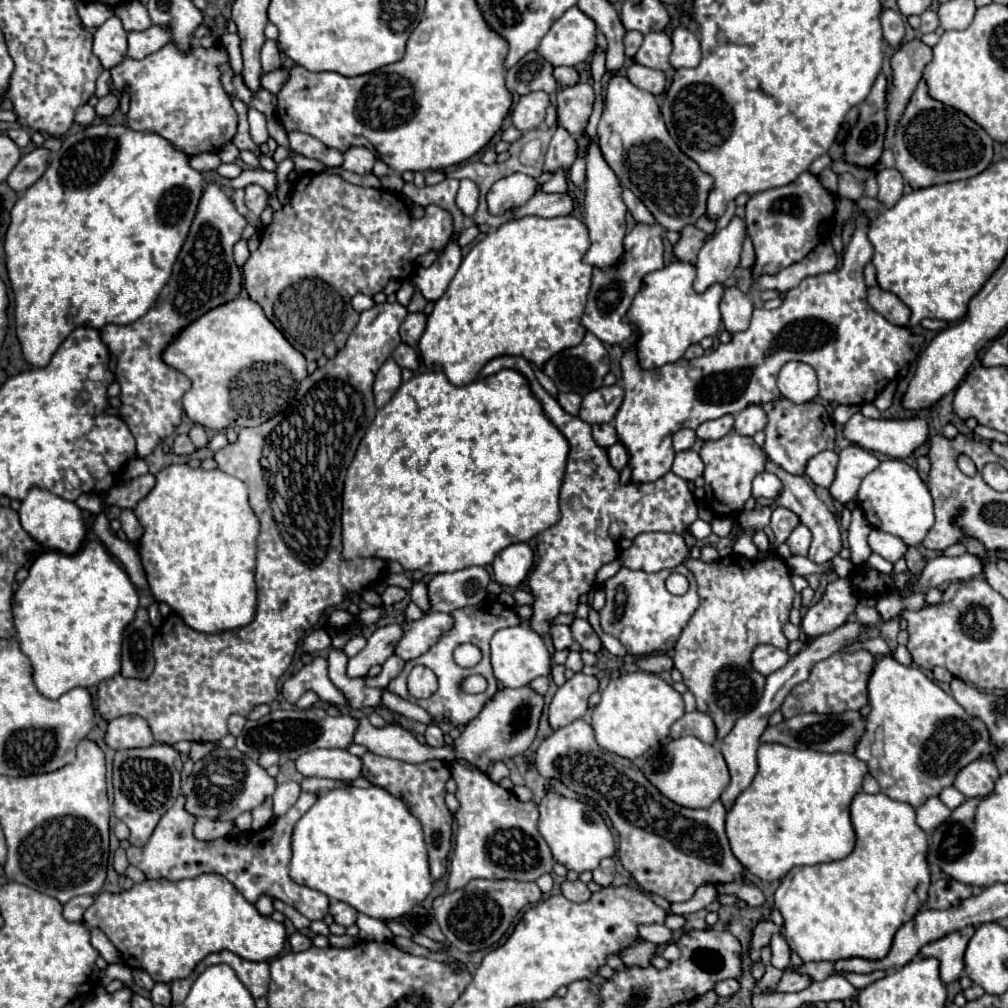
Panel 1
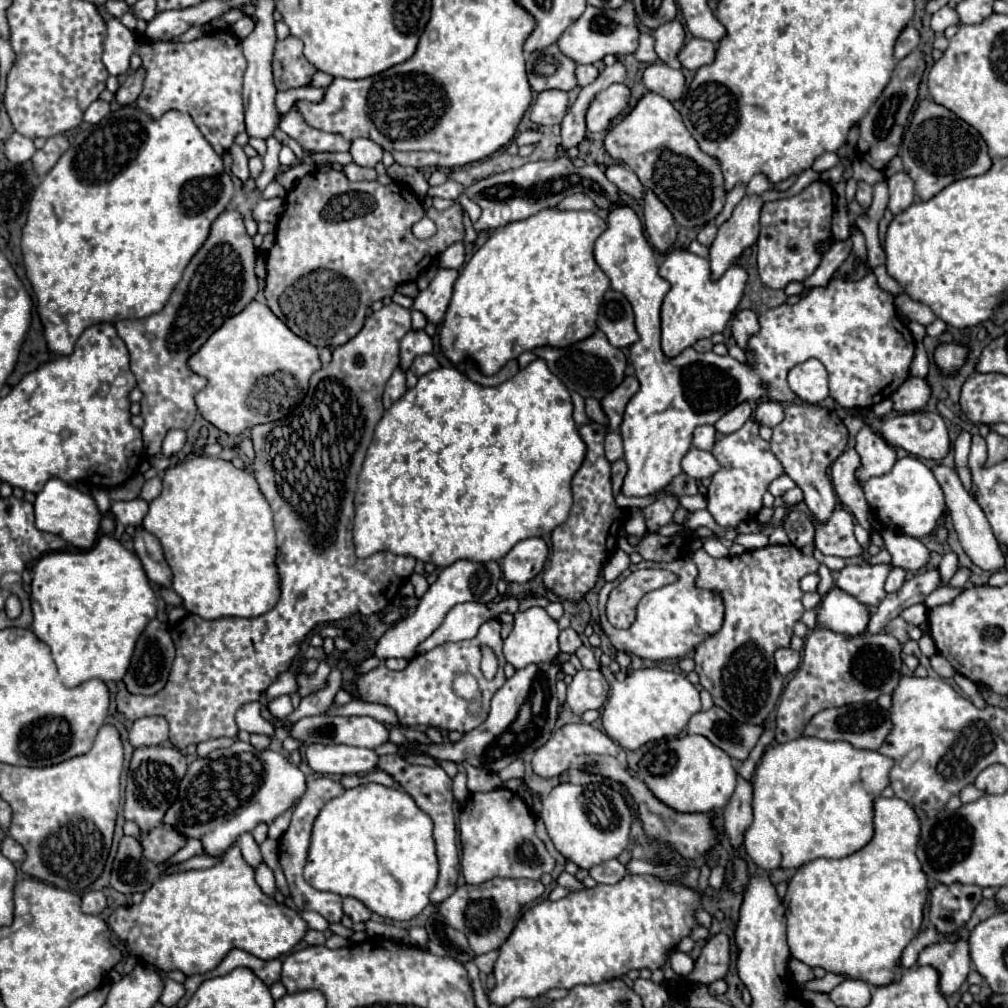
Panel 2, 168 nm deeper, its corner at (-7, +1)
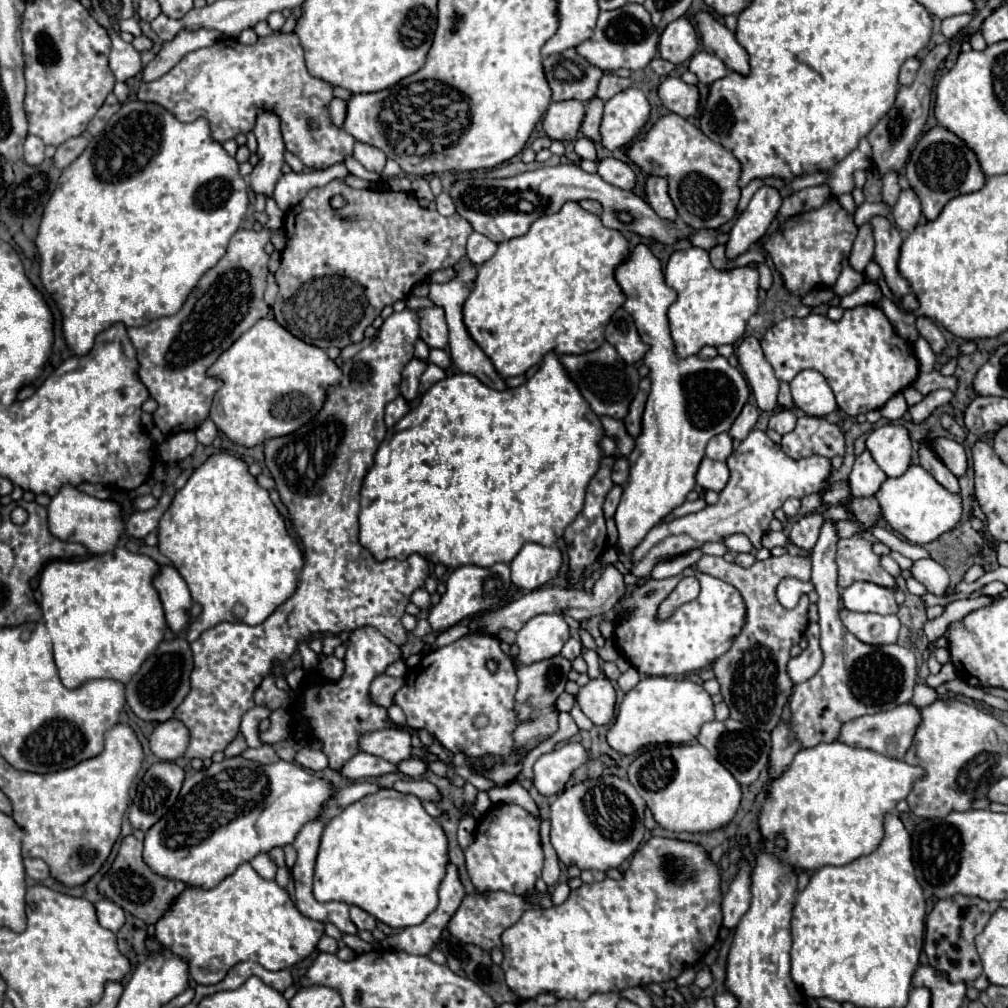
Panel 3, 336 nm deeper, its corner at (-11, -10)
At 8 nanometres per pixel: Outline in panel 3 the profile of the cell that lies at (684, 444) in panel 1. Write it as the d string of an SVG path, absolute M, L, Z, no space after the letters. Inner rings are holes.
M726 432L714 436L706 446L706 456L712 460L726 460L730 452L732 452L732 438Z

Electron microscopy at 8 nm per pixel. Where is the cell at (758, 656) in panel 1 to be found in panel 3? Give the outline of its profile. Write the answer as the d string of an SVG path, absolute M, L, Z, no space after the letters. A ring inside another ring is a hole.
M810 622L806 629L806 638L808 638L808 648L796 656L796 658L790 658L788 662L788 676L792 680L792 684L800 684L808 678L812 678L820 664L822 664L822 650L820 650L820 628L818 623Z

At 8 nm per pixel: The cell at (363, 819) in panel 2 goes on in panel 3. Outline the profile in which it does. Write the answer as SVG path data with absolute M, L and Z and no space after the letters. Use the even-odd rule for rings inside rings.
M382 788L376 794L368 794L366 798L346 806L346 810L326 824L314 870L314 898L318 902L338 900L360 906L390 928L416 926L422 924L438 906L438 888L446 874L446 862L448 840L440 822L426 814L416 796Z

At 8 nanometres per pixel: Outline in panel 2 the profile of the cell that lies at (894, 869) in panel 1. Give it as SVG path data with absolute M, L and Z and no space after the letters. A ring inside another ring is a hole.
M878 797L876 829L866 847L836 861L814 859L802 865L784 897L792 957L876 987L900 979L900 955L918 935L928 897L926 875L916 859L918 835L920 821L906 801Z

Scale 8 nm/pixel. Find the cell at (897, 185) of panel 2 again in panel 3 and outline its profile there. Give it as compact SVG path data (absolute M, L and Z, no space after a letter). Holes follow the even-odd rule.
M912 188L902 190L896 206L892 208L892 216L894 216L896 226L898 226L902 232L910 232L910 230L914 230L914 226L918 224L920 214L922 214L922 212L920 212L920 200L918 200L916 192L914 192Z

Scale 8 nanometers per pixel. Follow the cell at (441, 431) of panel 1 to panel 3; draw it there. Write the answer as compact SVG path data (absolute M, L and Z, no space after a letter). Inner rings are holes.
M554 352L544 356L544 362L540 370L522 386L508 388L504 392L490 390L478 378L470 374L454 374L444 378L442 382L436 382L418 402L416 408L412 408L400 422L394 424L392 432L388 428L384 442L378 446L378 452L374 456L374 466L368 470L364 484L362 484L362 500L360 500L360 544L372 552L376 560L406 560L410 554L420 554L432 564L444 564L448 568L458 568L464 564L474 566L494 566L498 562L508 564L522 544L536 542L542 546L554 546L568 524L574 522L574 518L580 514L584 506L584 492L590 482L590 478L596 474L602 458L602 450L598 446L600 438L604 436L602 424L598 416L586 406L586 400L578 394L578 388L570 378L566 378L566 372L562 370L562 364L558 362L558 356Z

